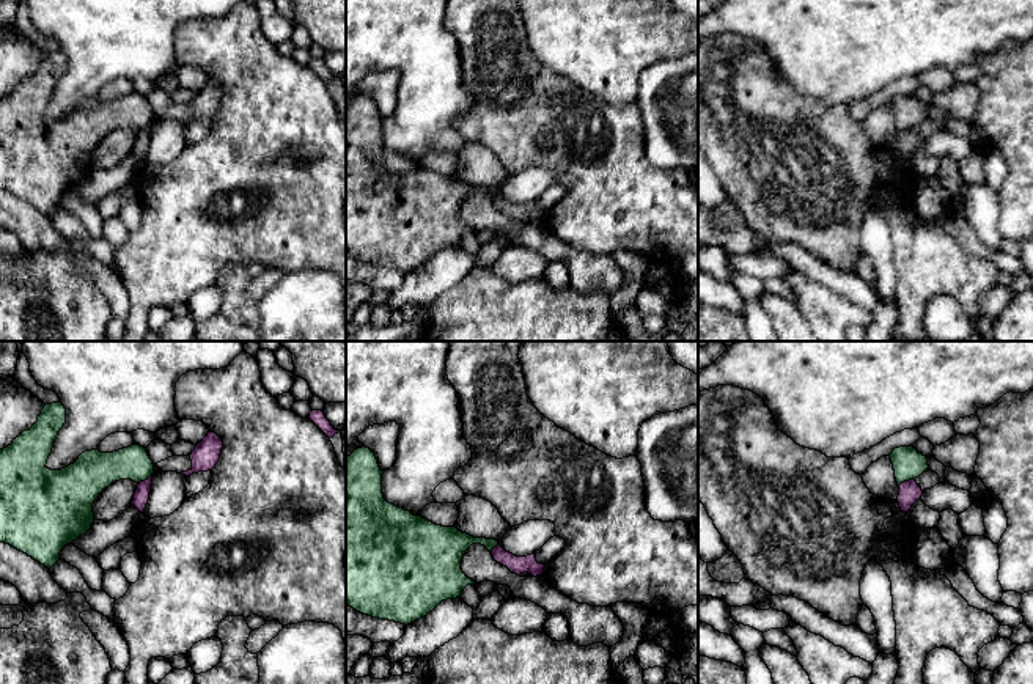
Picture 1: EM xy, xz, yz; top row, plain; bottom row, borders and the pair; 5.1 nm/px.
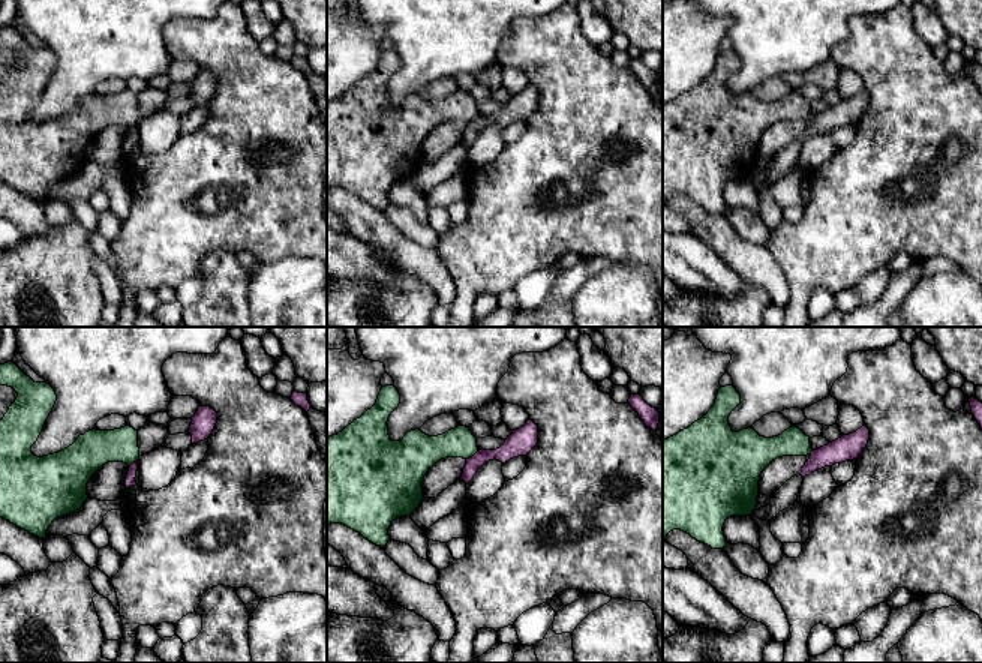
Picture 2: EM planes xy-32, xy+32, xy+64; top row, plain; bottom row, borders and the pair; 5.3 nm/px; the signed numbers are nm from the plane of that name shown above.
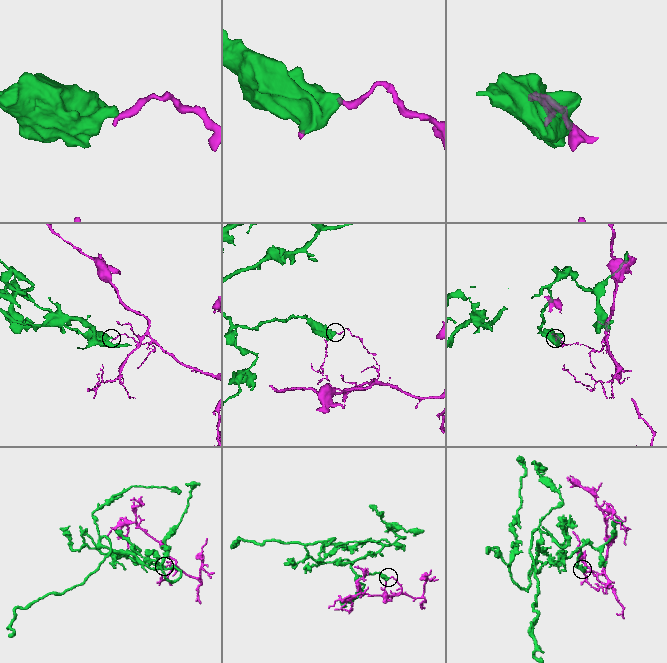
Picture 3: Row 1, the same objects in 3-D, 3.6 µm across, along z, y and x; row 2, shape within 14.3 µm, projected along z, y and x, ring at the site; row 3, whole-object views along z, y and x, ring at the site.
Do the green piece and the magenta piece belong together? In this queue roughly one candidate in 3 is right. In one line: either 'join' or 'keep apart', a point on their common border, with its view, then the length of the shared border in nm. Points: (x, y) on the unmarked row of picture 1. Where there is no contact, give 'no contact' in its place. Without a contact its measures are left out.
keep apart | xy (145, 126) | 100 nm

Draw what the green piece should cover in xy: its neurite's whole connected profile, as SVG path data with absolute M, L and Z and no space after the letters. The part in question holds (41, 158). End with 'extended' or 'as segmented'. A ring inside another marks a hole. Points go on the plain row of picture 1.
M46 52L38 69L0 97L0 190L13 193L49 217L60 208L66 192L91 176L93 151L105 135L119 127L140 131L154 121L146 96L135 91L113 101L85 99L61 118L47 116L53 90L64 71L64 53Z | as segmented

